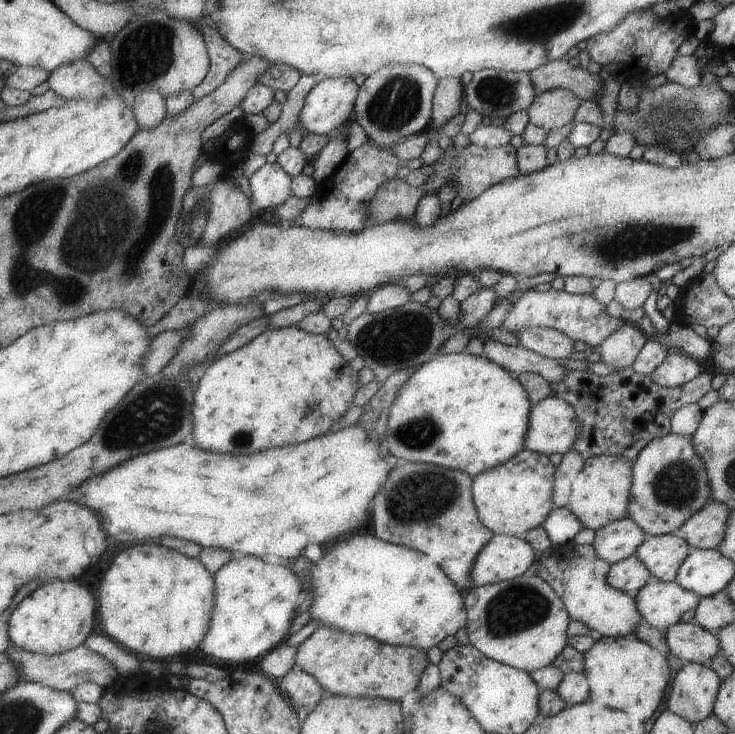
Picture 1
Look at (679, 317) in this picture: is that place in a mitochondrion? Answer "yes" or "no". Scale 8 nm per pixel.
no

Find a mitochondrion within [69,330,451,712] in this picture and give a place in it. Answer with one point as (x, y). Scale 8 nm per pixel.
(158, 413)

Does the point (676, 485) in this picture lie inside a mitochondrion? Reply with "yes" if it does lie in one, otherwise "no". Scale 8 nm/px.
yes

